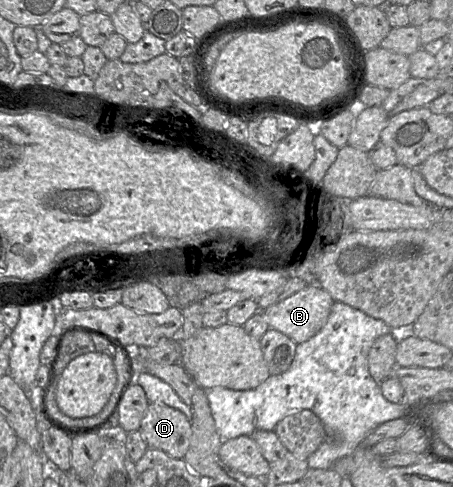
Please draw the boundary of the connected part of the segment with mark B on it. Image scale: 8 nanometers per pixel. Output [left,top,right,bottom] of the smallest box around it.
[260,284,332,343]

